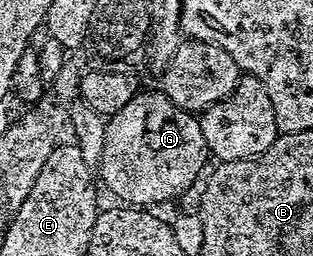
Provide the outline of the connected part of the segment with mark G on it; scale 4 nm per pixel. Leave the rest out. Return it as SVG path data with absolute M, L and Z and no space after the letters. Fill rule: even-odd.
M140 90L118 114L107 117L106 144L102 146L98 176L120 199L117 201L128 206L156 206L152 204L172 200L182 195L196 179L199 181L207 160L210 153L206 138L202 138L199 119L170 102L163 90Z

